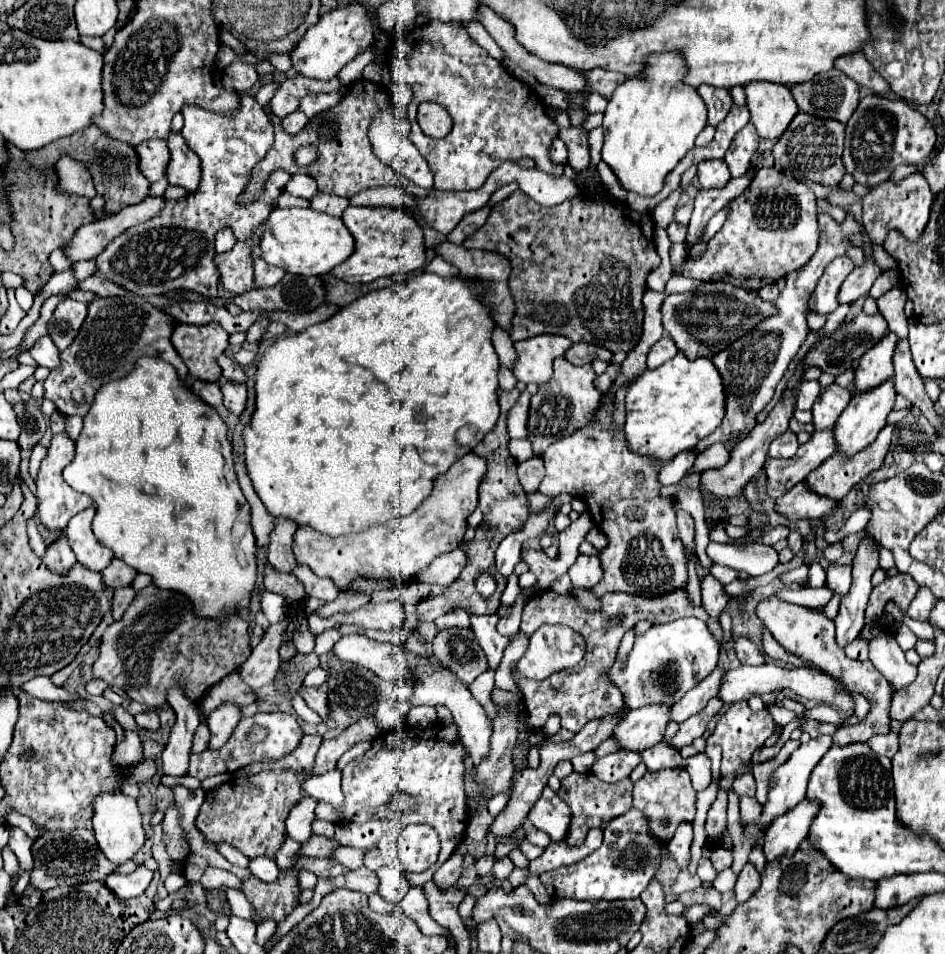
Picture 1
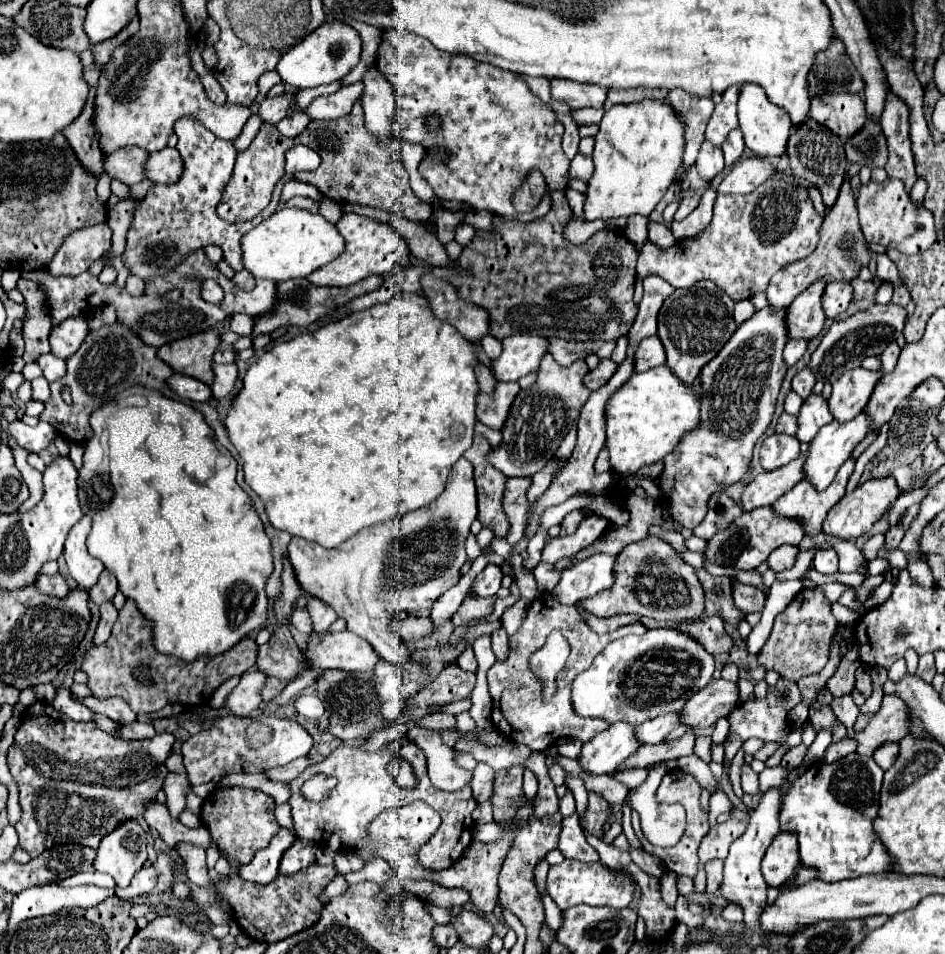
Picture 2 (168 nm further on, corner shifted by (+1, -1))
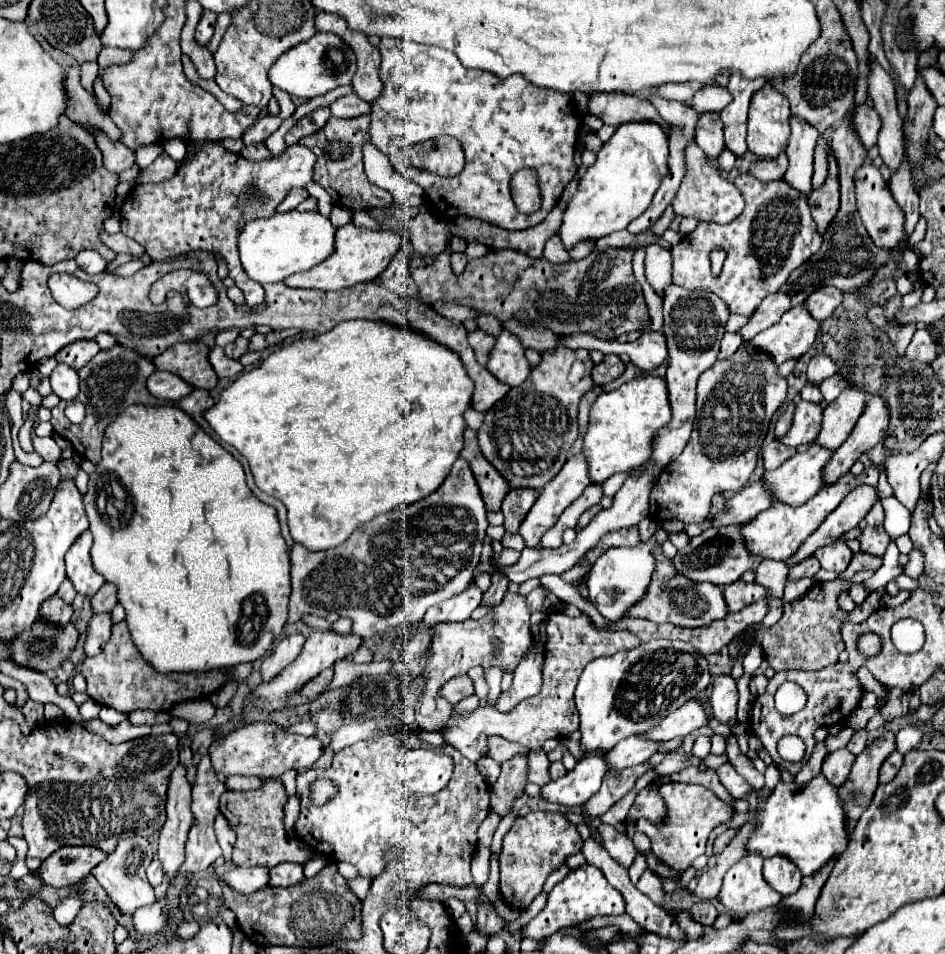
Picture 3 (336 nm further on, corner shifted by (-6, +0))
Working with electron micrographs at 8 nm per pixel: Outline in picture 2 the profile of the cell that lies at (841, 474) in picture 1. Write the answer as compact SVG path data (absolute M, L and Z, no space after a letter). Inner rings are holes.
M848 459L836 473L832 485L824 491L814 491L808 481L800 481L794 489L782 495L772 509L776 515L798 519L804 527L804 535L818 535L822 531L822 521L826 519L828 511L846 495L848 477L854 469L854 459Z

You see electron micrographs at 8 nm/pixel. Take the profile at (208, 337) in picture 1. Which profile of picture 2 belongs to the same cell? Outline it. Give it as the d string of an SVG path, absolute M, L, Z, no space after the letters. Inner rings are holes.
M216 331L196 333L192 337L180 339L176 343L168 343L158 349L158 357L172 367L174 373L182 373L194 377L206 385L212 385L212 355L220 343L220 335Z

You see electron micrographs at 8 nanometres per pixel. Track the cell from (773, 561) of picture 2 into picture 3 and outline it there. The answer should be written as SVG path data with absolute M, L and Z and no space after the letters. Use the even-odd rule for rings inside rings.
M765 558L757 568L755 582L767 586L771 596L781 596L785 582L787 582L787 570L789 570L789 566L787 566L785 560Z

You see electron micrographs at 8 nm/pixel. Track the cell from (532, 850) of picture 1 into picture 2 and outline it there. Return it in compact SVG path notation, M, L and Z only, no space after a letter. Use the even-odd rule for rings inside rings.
M544 859L540 861L540 863L538 863L538 865L534 869L536 889L538 889L538 895L540 895L540 897L547 893L546 877L549 870L549 866L549 863Z

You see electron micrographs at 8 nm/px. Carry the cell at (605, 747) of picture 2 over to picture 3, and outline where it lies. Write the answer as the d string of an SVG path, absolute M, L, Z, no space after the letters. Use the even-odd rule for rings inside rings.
M591 752L587 758L581 758L571 772L563 778L549 782L541 788L541 794L549 802L563 804L567 808L587 802L601 786L603 776L607 774L607 754Z

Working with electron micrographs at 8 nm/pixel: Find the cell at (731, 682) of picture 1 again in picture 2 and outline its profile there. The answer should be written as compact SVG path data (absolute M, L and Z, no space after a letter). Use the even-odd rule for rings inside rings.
M716 679L708 683L708 687L700 689L684 709L678 713L680 723L690 729L704 729L716 723L716 719L730 715L738 703L738 687L736 681Z

